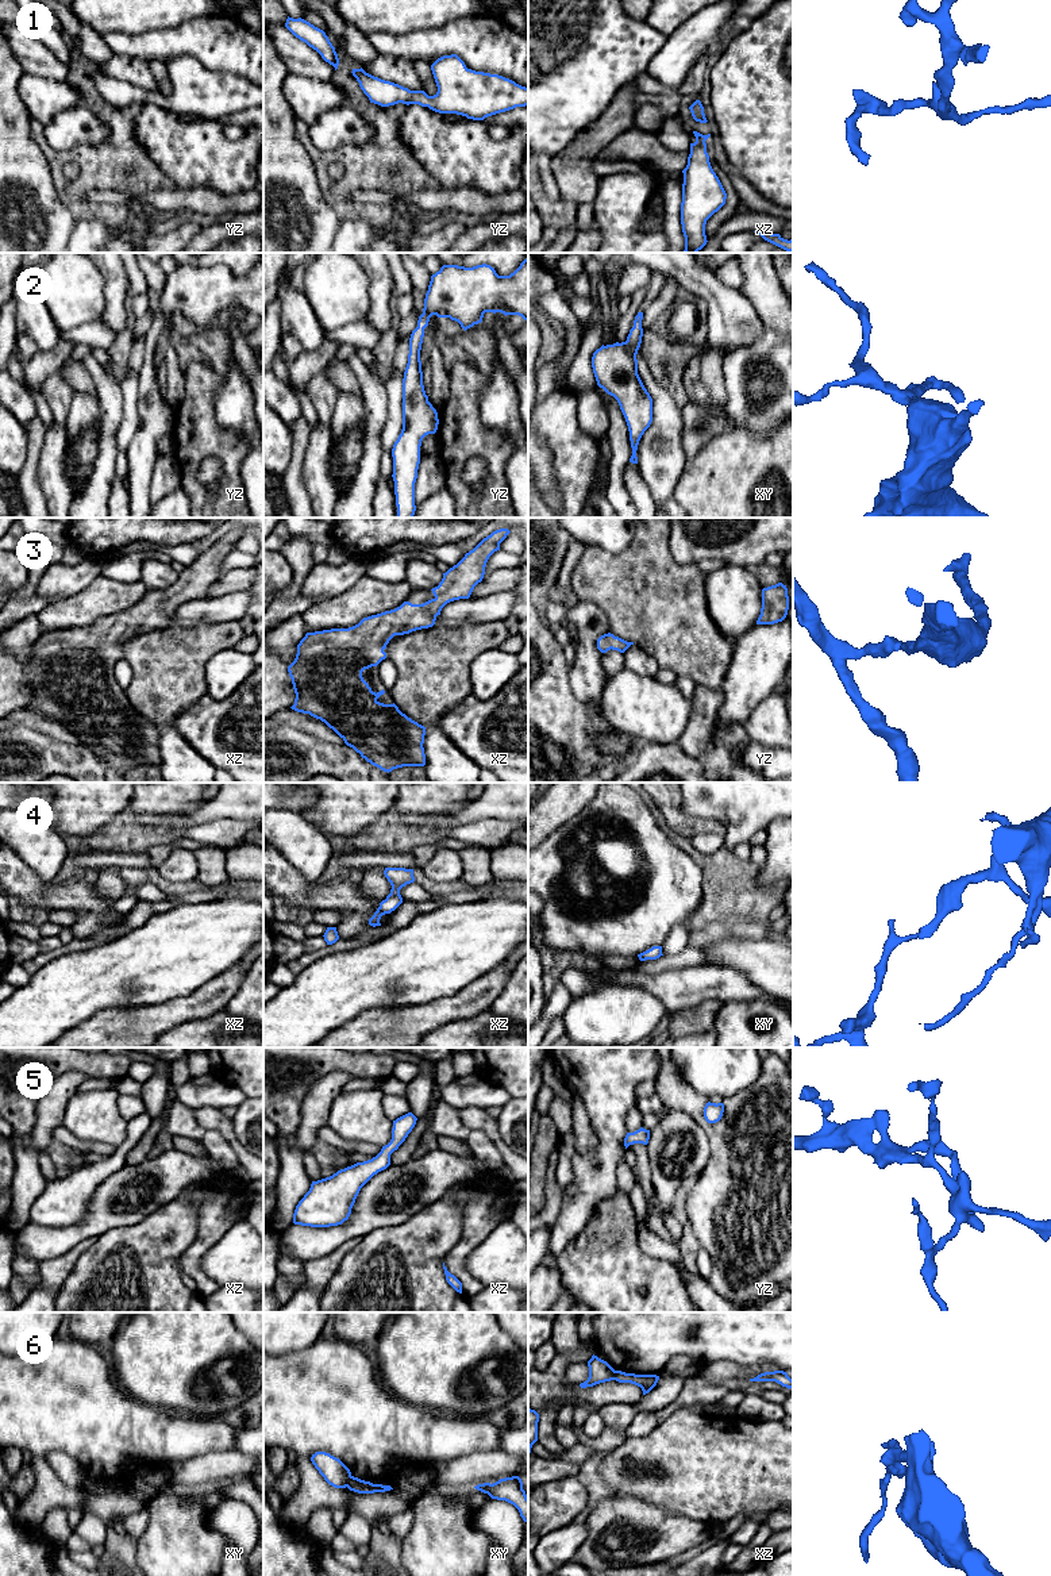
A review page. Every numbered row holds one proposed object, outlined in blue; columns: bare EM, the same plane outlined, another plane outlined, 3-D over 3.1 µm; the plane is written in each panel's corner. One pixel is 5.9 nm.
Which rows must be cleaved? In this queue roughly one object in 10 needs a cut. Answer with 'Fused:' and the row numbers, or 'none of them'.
Fused: 6

